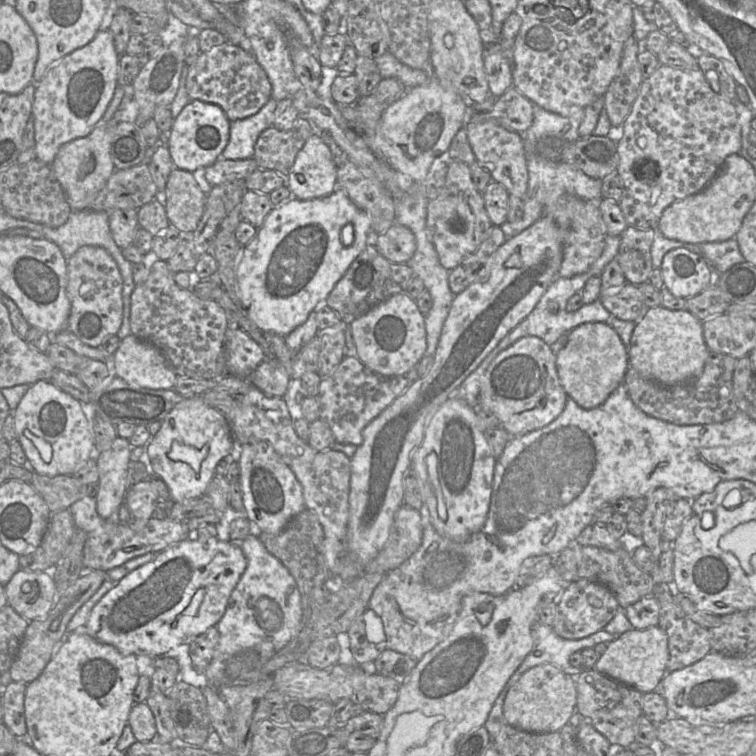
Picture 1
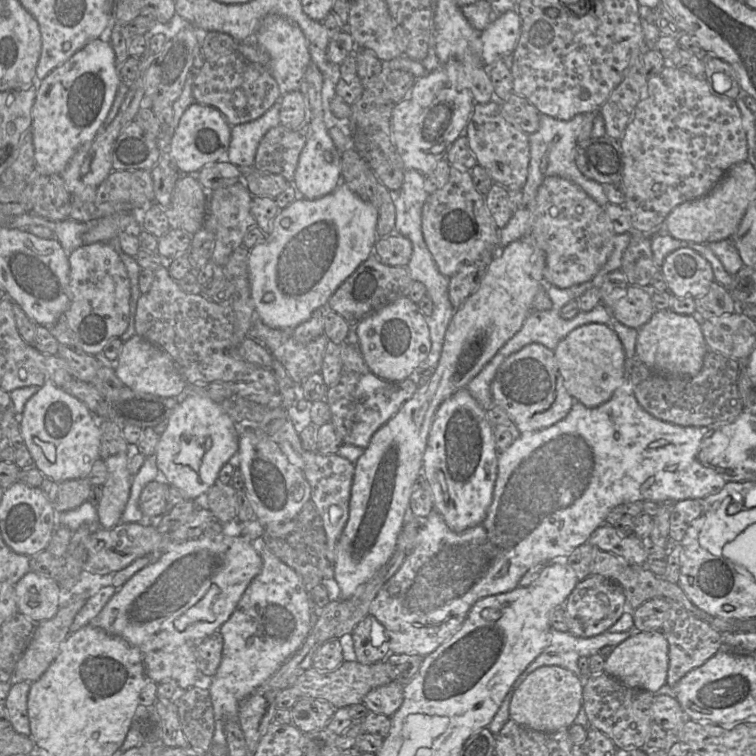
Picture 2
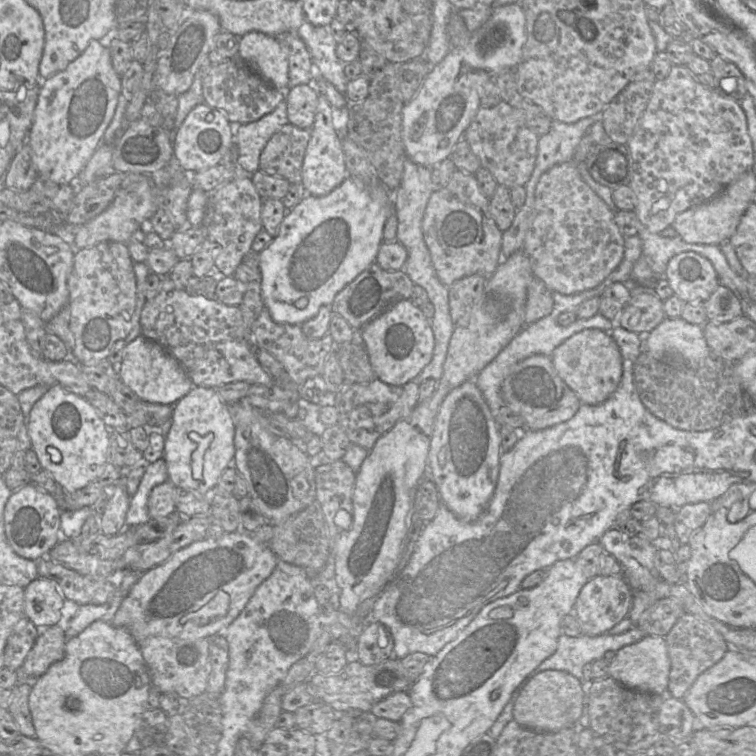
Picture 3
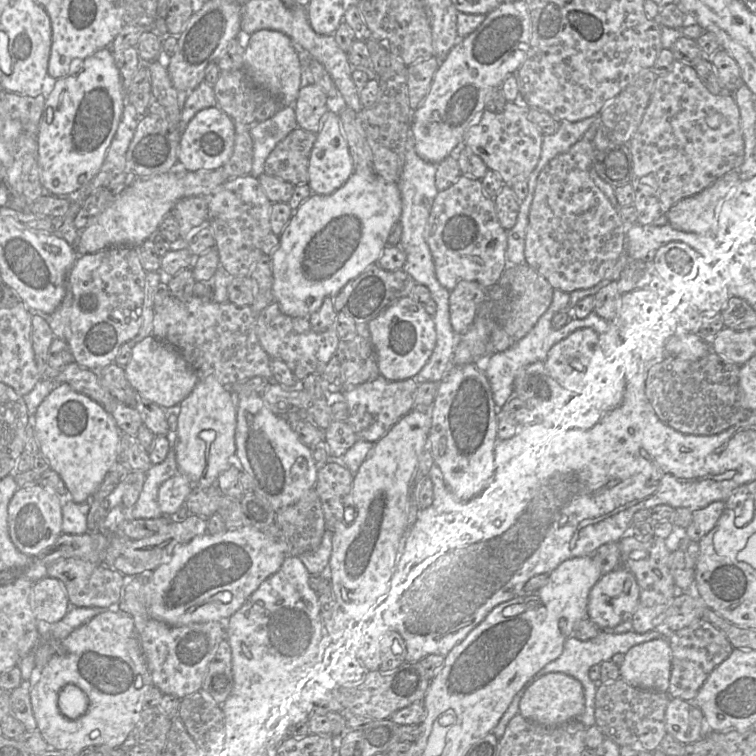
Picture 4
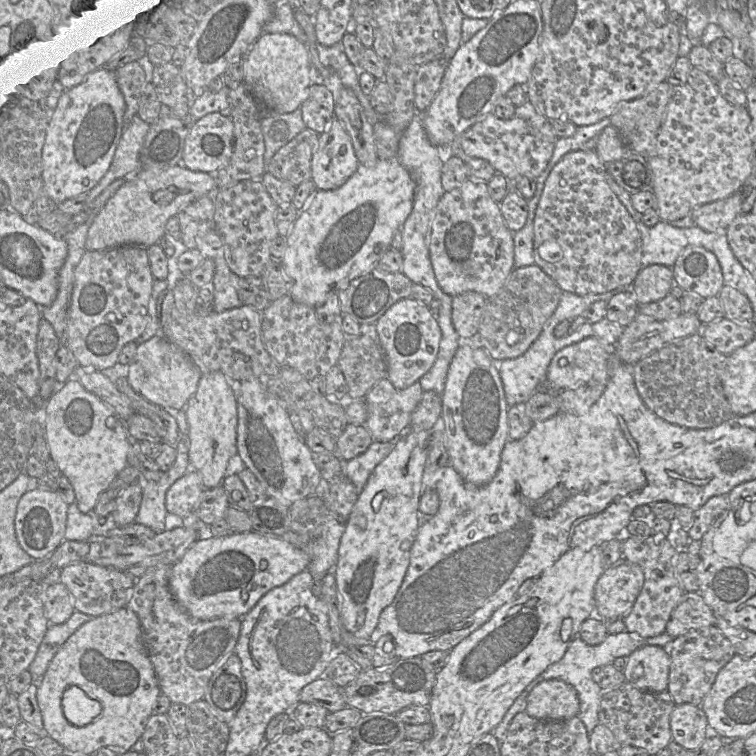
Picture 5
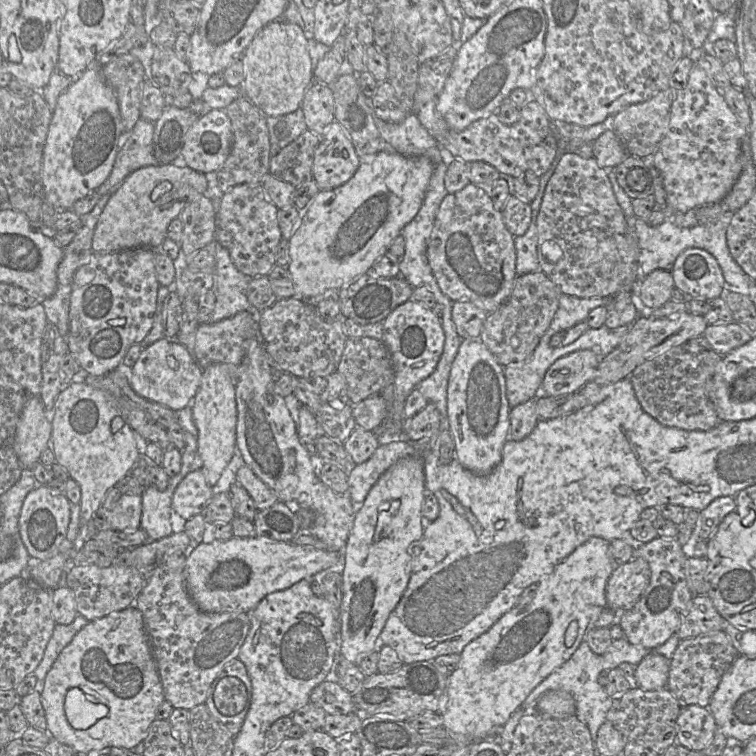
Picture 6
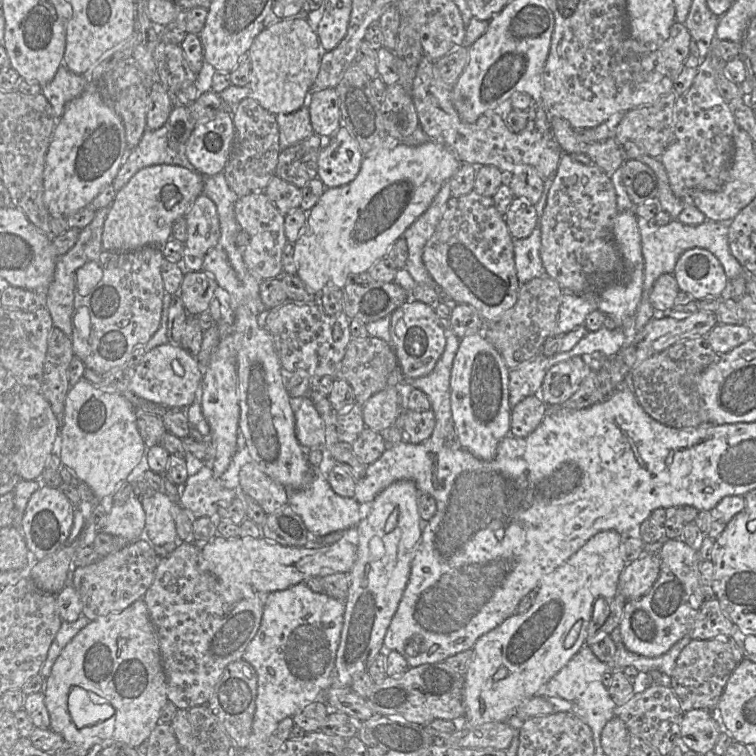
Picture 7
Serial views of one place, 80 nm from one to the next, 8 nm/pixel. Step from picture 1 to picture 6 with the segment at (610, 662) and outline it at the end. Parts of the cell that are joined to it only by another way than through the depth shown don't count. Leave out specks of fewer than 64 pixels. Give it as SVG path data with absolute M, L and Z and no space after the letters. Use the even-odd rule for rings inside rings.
M656 652L647 654L635 667L634 685L649 691L667 688L669 661Z

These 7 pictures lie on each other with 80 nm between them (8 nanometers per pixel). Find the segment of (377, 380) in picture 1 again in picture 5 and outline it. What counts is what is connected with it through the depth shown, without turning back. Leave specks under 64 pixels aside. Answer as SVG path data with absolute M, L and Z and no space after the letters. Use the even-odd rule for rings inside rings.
M387 377L381 379L364 398L368 409L364 426L374 441L394 441L408 431L423 392L419 381L400 390Z

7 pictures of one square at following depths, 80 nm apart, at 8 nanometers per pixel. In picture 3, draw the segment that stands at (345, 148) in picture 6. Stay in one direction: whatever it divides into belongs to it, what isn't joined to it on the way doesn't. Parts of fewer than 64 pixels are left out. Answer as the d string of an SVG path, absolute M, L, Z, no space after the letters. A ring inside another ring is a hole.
M320 94L303 160L301 184L306 195L325 196L340 186L347 177L343 143L333 127L331 105L325 96Z

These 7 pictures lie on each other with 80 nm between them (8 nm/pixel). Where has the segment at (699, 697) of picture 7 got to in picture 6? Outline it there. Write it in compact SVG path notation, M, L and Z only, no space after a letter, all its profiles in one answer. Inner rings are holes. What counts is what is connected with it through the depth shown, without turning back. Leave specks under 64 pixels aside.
M723 631L682 639L669 661L667 688L677 699L680 707L698 705L708 708L723 675L737 657L738 653L731 639Z

